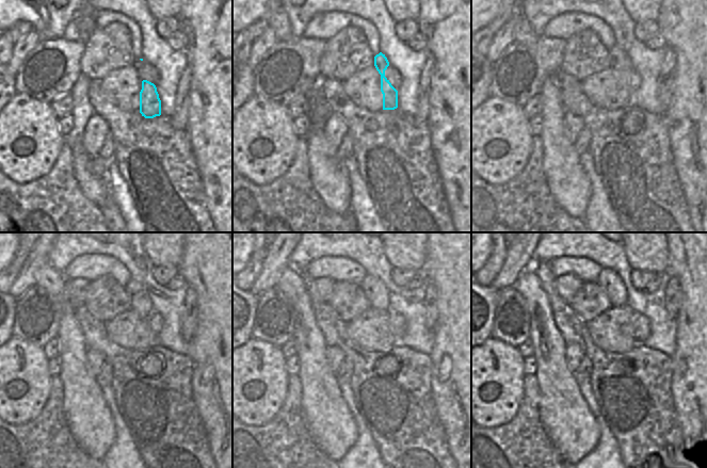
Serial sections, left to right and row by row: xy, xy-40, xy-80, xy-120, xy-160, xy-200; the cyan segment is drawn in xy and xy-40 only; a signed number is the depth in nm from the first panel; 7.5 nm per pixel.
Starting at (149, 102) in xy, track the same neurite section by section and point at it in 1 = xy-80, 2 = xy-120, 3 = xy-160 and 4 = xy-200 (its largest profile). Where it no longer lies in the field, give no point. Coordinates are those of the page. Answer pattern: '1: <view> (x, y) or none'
1: xy-80 (620, 62)
2: xy-120 (141, 302)
3: xy-160 (375, 291)
4: xy-200 (609, 279)

